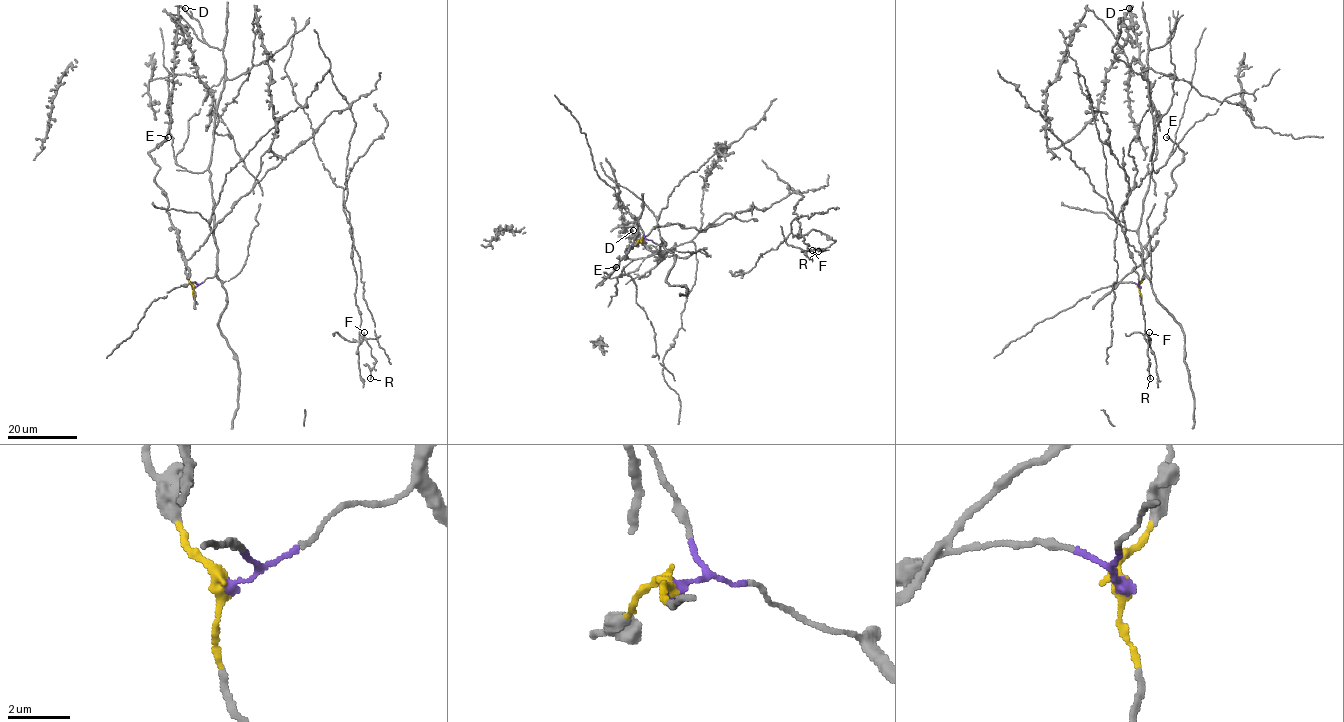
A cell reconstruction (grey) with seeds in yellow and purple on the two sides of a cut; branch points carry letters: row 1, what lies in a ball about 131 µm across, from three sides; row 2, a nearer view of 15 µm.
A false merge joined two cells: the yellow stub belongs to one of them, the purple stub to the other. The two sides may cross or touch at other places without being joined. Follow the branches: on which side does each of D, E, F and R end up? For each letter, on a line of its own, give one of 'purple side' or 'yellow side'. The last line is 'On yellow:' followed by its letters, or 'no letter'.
D: purple side
E: yellow side
F: yellow side
R: yellow side
On yellow: E, F, R

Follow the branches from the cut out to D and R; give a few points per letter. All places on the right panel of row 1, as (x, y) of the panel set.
D: (1139, 287), (1145, 275), (1139, 225), (1142, 199), (1152, 169), (1155, 129), (1150, 82), (1140, 61), (1129, 8)
R: (1139, 287), (1144, 261), (1125, 236), (1122, 211), (1129, 184), (1091, 108), (1107, 194), (1138, 274), (1150, 379)

